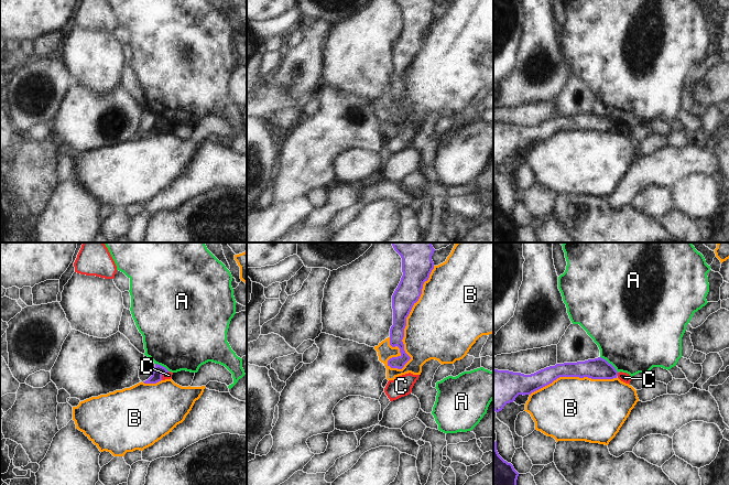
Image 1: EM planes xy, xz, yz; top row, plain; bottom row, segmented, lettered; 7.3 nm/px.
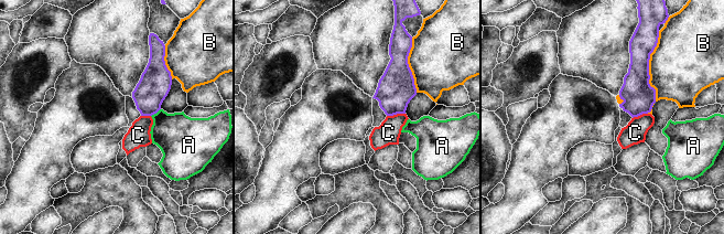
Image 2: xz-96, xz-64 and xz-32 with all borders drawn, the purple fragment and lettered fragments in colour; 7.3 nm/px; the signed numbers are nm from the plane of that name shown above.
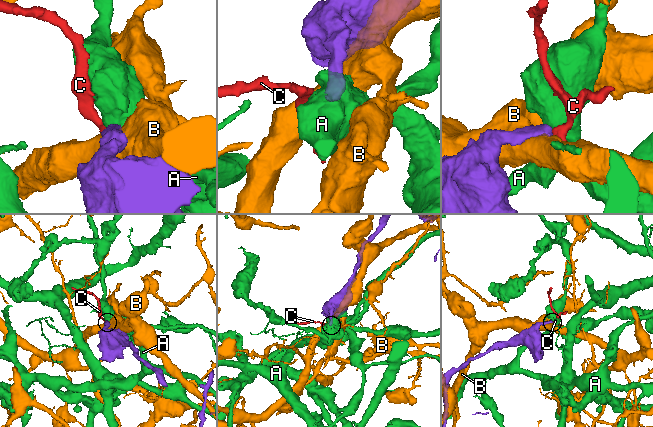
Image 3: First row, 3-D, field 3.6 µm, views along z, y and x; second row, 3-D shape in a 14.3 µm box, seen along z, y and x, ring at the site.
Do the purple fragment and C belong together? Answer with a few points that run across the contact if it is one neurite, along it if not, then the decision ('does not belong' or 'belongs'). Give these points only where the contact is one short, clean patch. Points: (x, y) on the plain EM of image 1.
yz (617, 126), (618, 128) | does not belong

